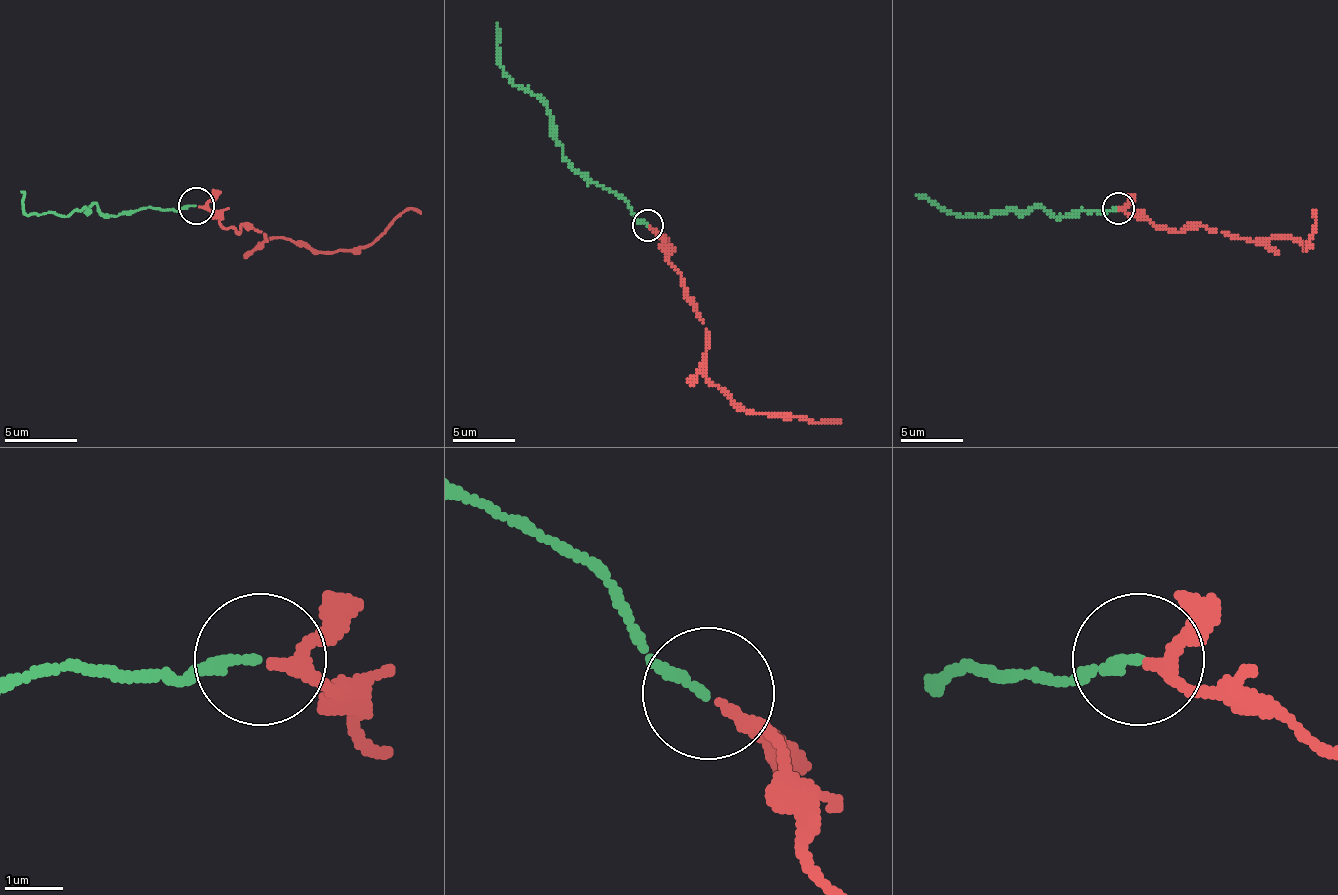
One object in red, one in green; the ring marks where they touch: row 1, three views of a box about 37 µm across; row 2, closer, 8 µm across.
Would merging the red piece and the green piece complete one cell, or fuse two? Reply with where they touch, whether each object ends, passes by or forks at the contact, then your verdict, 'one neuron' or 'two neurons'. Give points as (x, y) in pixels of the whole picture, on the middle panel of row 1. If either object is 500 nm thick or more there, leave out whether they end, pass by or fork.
place (647, 225); red passes by; green ends; one neuron

